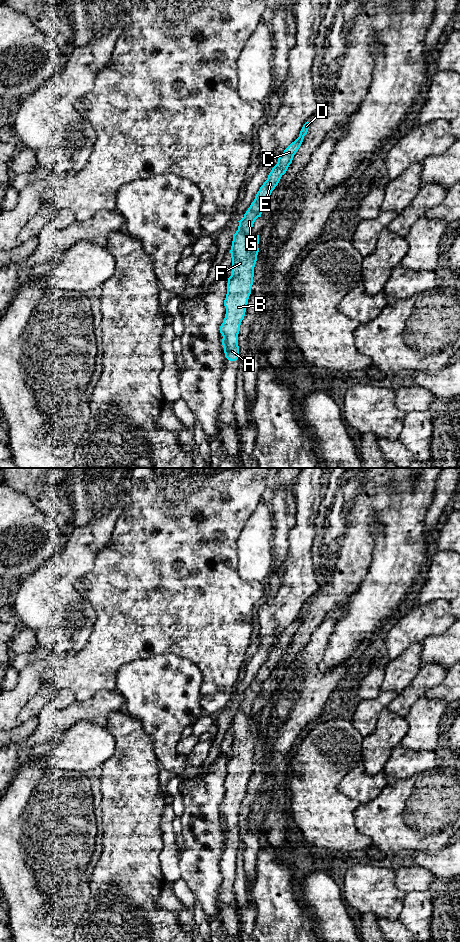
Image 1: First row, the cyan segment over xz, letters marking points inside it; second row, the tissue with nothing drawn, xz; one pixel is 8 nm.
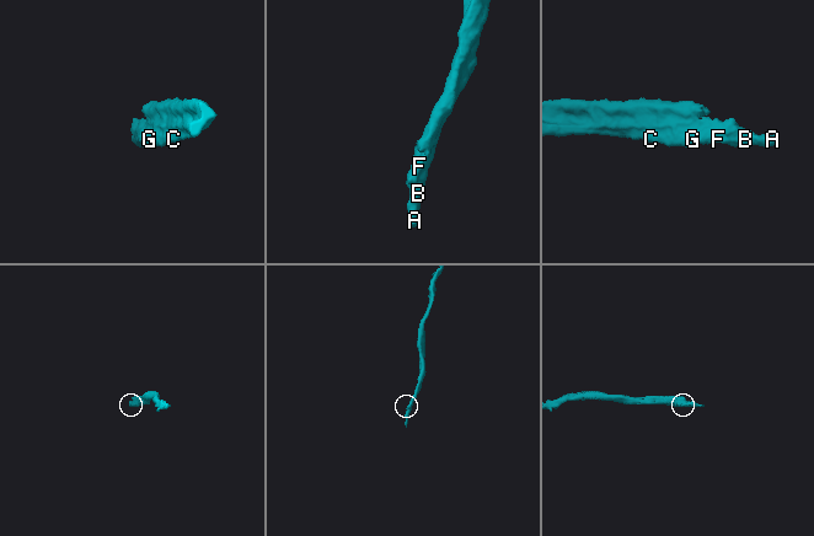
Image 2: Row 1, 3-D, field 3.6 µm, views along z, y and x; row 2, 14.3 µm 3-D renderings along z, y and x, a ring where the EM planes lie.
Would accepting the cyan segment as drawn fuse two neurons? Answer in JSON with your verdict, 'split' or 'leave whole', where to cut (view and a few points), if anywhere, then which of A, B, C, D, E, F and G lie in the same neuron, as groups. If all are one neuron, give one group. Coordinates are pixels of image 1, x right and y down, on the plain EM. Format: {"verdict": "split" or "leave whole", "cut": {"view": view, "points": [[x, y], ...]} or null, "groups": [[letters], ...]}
{"verdict": "leave whole", "cut": null, "groups": [["A", "B", "C", "D", "E", "F", "G"]]}

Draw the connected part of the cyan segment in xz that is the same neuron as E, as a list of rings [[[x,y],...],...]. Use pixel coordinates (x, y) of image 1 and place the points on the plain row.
[[[307,601],[303,605],[299,617],[279,636],[277,644],[272,648],[267,660],[260,667],[244,697],[238,701],[238,710],[233,714],[230,730],[232,754],[228,758],[227,774],[224,780],[226,794],[220,806],[225,837],[230,841],[236,841],[239,838],[238,814],[251,774],[254,747],[259,732],[259,715],[252,715],[253,704],[258,697],[261,697],[263,684],[292,643],[294,635],[308,612],[308,608],[309,602]]]

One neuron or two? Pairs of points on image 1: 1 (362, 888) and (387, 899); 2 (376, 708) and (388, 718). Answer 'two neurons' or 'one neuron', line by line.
1: one neuron
2: two neurons

